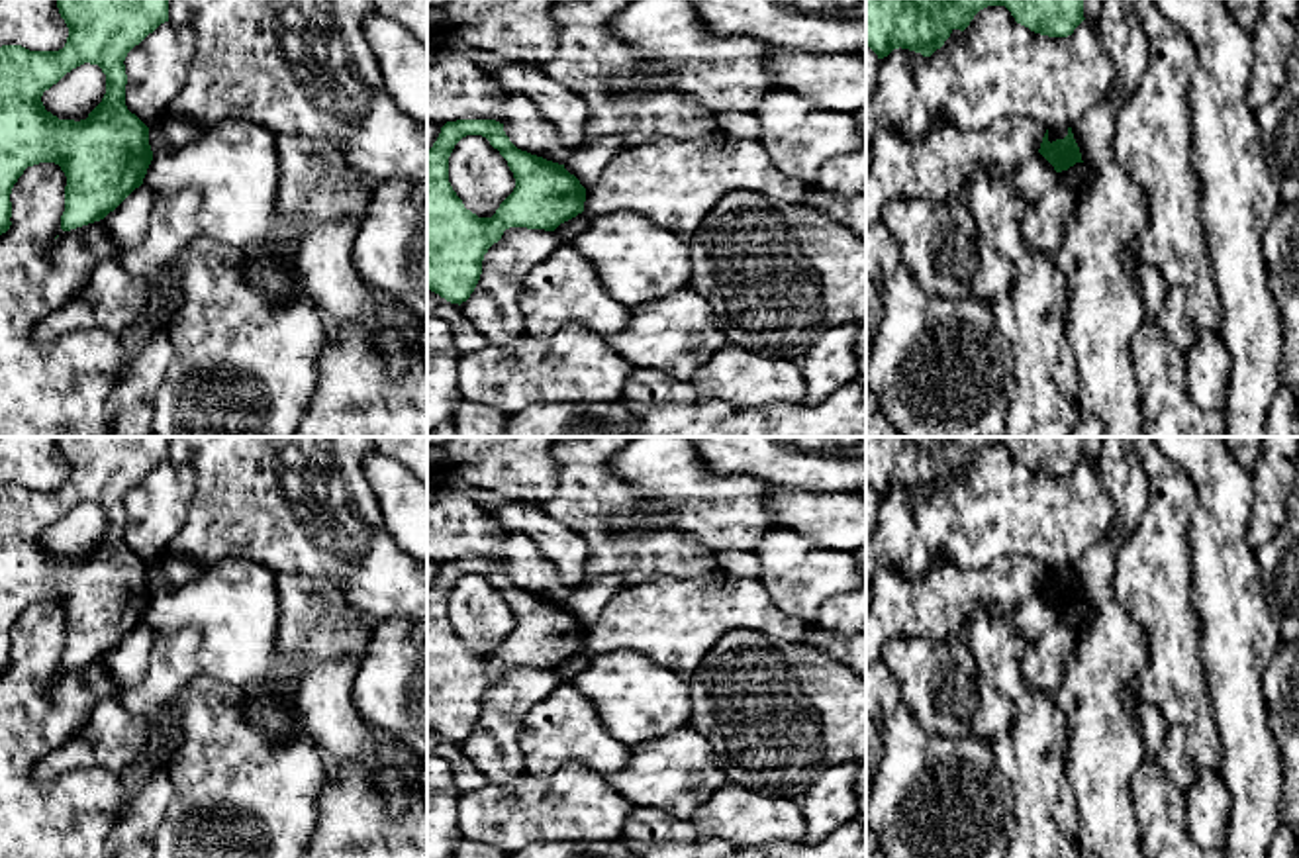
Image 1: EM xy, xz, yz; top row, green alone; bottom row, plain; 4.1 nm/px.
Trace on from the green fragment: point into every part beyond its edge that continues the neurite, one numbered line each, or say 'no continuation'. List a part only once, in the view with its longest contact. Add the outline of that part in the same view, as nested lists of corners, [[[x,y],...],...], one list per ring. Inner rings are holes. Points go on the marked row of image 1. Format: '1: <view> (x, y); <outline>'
no continuation

